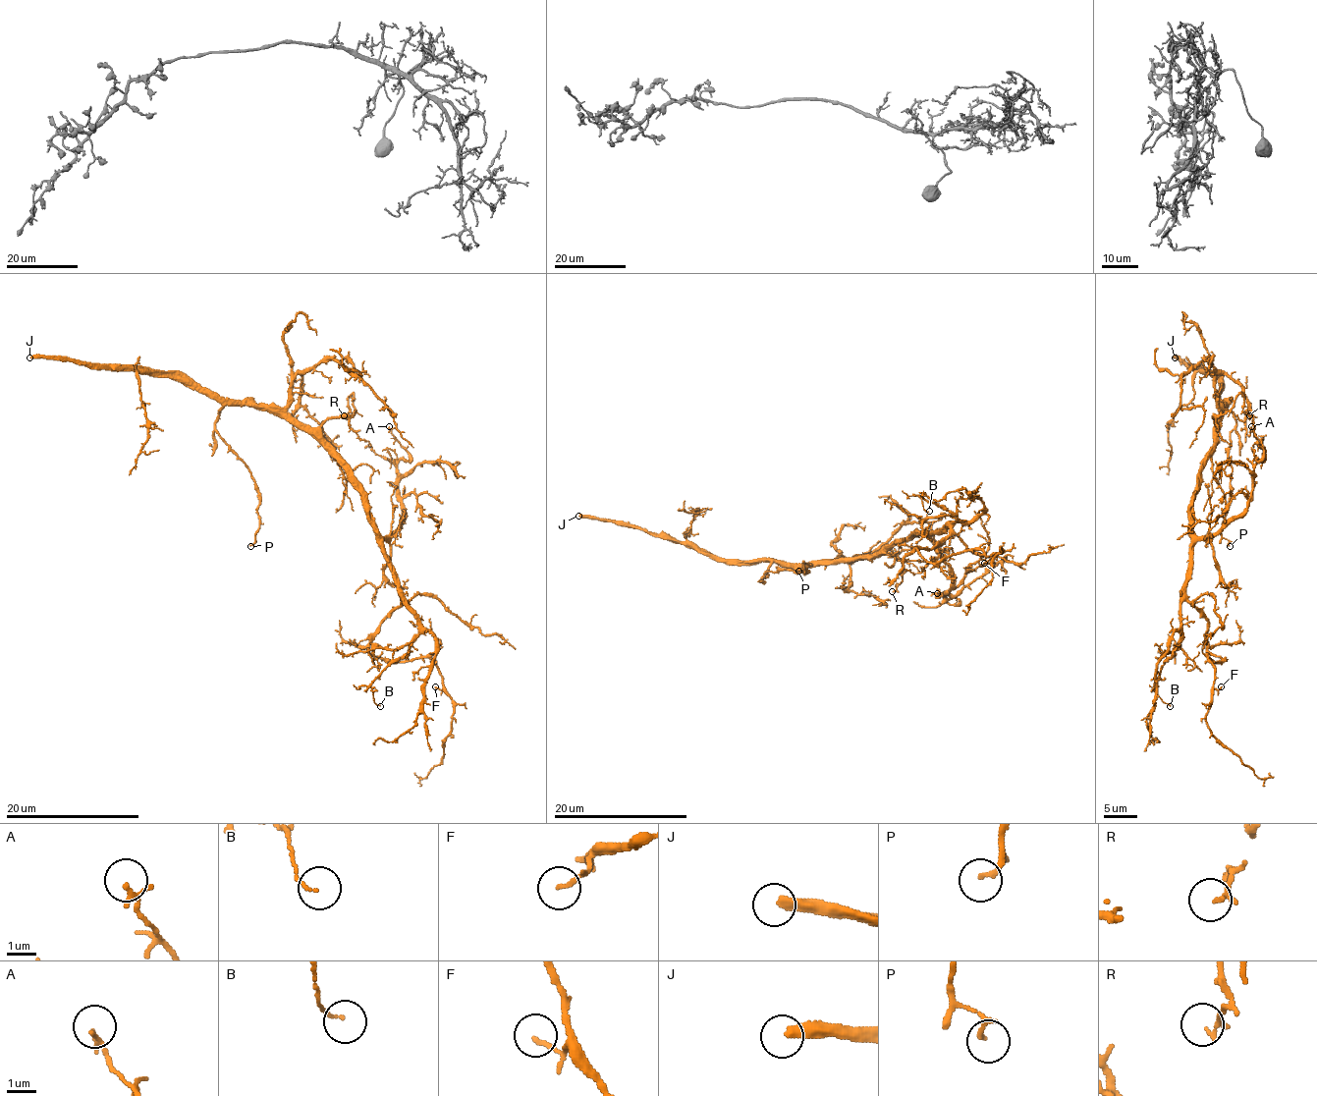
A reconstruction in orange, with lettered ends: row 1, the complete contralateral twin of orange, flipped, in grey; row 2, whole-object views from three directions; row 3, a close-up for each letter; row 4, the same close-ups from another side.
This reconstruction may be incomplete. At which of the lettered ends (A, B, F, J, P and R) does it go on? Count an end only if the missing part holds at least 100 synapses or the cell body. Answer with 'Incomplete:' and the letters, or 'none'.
Incomplete: J

